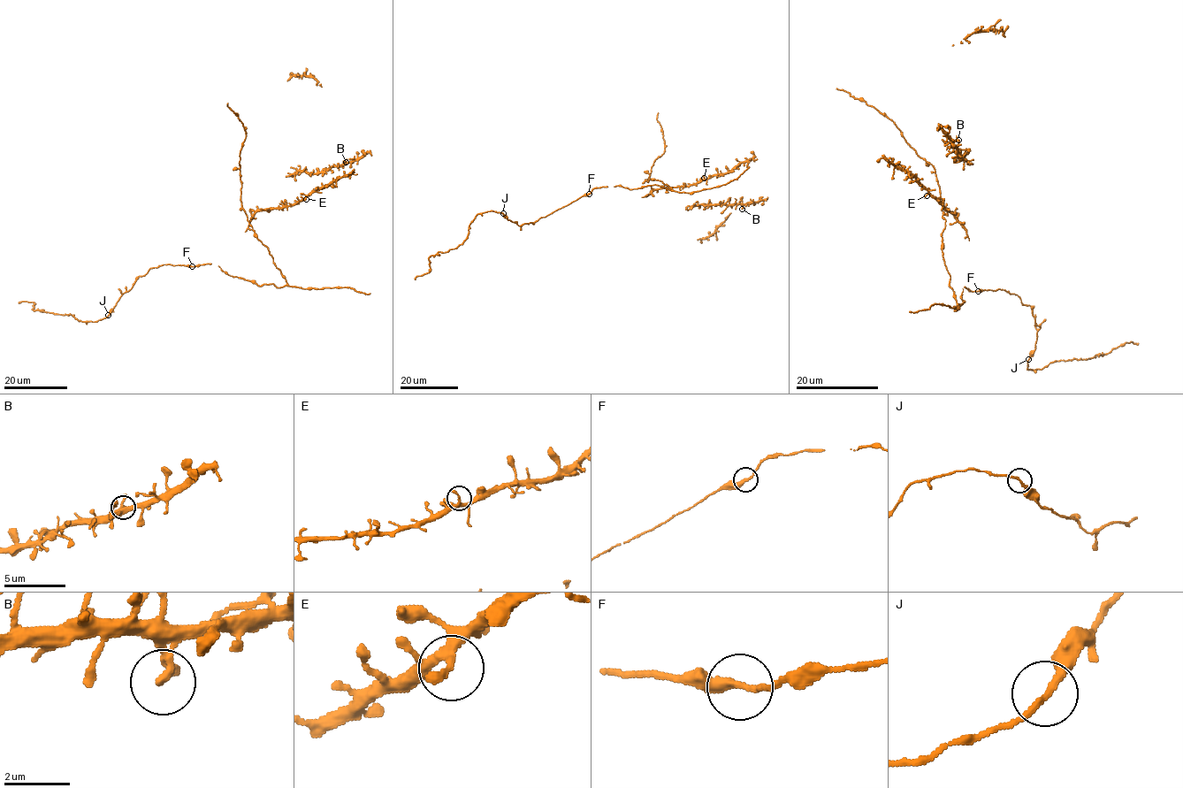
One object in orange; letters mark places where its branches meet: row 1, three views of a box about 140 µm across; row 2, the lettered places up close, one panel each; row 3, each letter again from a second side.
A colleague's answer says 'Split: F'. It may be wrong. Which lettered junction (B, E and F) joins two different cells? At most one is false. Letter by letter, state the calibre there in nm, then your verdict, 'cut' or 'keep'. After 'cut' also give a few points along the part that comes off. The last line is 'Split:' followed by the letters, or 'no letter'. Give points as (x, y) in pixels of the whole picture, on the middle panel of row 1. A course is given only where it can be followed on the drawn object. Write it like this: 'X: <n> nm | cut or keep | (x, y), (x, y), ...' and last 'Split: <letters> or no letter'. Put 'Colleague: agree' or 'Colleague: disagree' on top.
Colleague: disagree
B: 200 nm | keep
E: 240 nm | keep
F: 260 nm | keep
Split: no letter

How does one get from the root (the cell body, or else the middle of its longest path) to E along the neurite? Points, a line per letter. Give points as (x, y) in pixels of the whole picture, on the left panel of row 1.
E: (279, 287), (286, 284), (286, 279), (248, 218), (257, 211), (287, 207), (306, 199)

